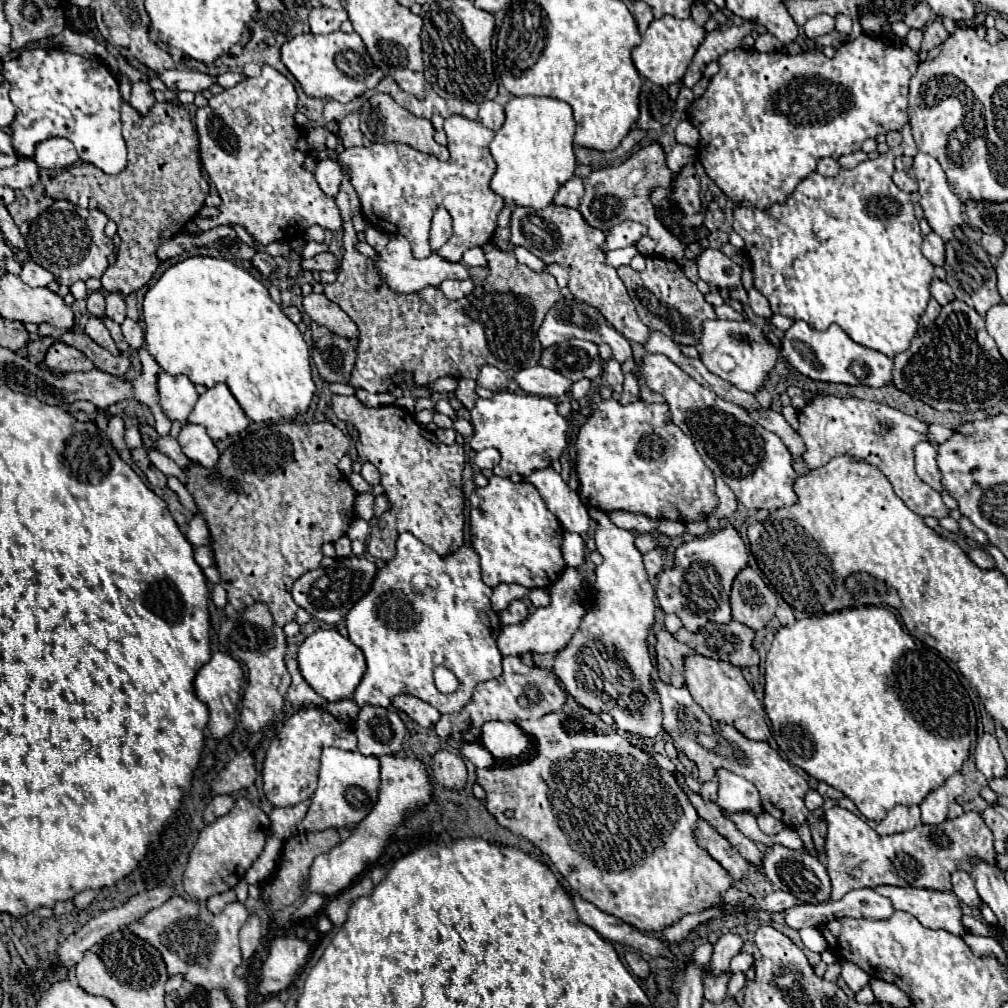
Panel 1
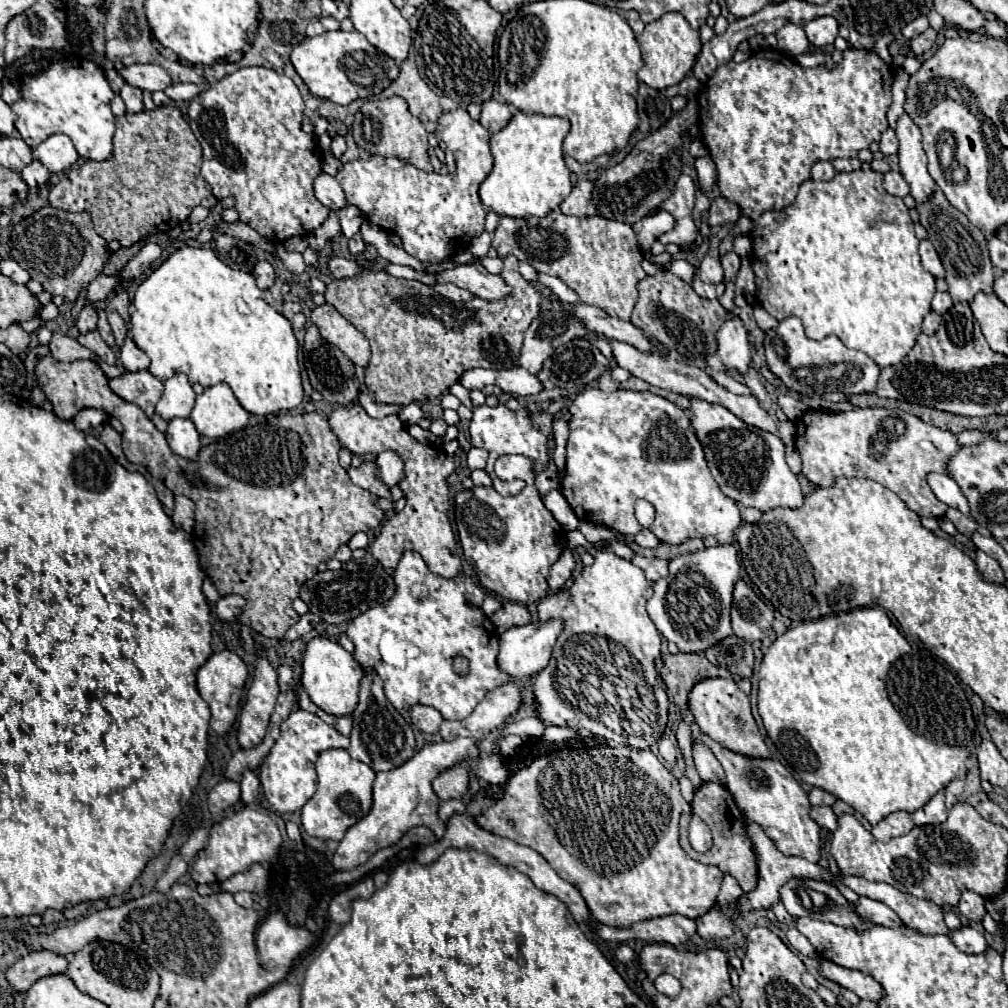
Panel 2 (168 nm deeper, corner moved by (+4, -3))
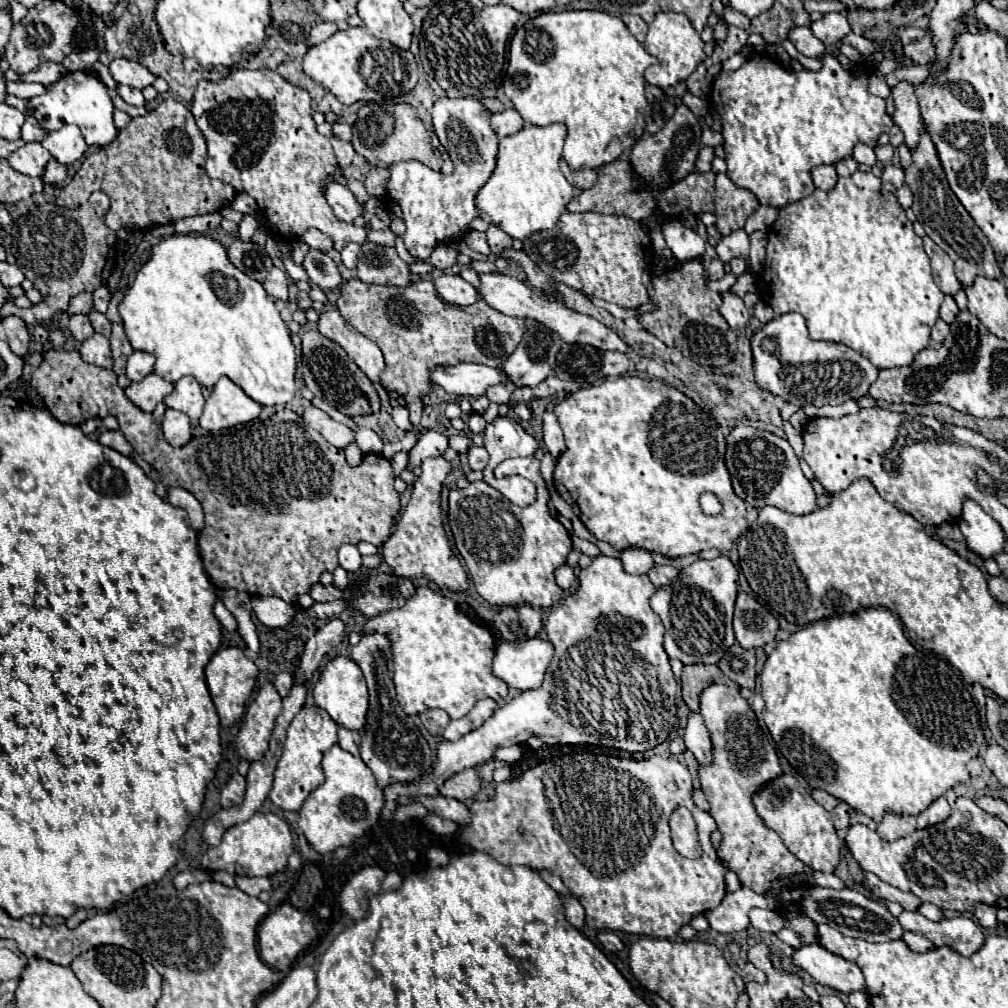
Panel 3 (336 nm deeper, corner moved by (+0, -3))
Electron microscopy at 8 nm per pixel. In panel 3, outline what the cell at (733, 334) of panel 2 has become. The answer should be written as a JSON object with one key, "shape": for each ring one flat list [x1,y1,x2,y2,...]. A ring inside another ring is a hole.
{"shape":[[724,293,722,295,722,299,724,299,724,303,722,303,722,307,720,307,720,313,722,313,722,317,728,321,728,325,732,327,732,329,744,329,746,325,748,325,748,319,750,319,750,313,748,313,748,309,744,307,744,301,738,297,738,295,734,295,734,293]]}

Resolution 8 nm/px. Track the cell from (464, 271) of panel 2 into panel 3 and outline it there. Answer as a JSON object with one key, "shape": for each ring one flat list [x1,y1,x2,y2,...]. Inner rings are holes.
{"shape":[[492,273,492,275,480,275,482,287,478,289,480,297,494,309,502,311,504,315,514,315,514,317,522,317,522,319,534,319,540,325,552,329,554,333,558,333,558,337,564,343,578,343,578,345,592,345,604,351,622,351,626,353,630,347,612,331,608,329,604,323,600,323,598,319,584,315,584,313,576,313,572,309,568,309,564,303,560,301,552,301,548,297,538,295,536,291,532,291,530,287,526,287,522,281,508,277,508,275,500,275,500,273]]}

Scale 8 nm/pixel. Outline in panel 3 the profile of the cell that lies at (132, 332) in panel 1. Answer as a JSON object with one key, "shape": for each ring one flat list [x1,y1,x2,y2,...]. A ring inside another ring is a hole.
{"shape":[[134,351,126,363,126,377,130,381,142,381,146,375,152,373,152,367,154,367,154,357,150,353]]}

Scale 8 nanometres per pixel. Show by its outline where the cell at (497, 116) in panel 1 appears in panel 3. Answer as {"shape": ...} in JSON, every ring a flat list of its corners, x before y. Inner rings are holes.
{"shape":[[506,109,502,113,492,115,492,129,496,131,498,139,504,139,508,135,518,133,522,127,524,127,524,119,514,109]]}

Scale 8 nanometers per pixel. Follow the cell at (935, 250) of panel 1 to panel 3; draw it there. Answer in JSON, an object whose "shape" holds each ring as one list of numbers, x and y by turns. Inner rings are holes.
{"shape":[[926,235,924,237,924,249,932,263,932,275,938,285,938,289,944,295,956,295,962,289,962,283,958,283,954,275,954,263,950,263,950,257]]}

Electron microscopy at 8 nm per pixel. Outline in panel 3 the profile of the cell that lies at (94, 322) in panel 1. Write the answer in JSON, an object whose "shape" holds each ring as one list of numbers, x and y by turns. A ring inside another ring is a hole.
{"shape":[[94,333,90,339,86,339,80,345,80,355,86,363,100,365,106,369,112,369,112,353,110,353,110,343,104,335]]}

